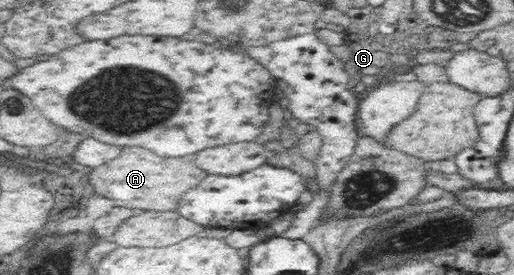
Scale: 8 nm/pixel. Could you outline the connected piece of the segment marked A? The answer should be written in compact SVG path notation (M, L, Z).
M124 147L120 157L103 163L90 173L90 183L96 193L116 201L116 205L120 207L144 209L144 211L152 209L168 211L176 209L182 193L200 183L200 179L206 179L206 175L208 173L204 171L202 175L202 171L190 159L164 159L148 149Z

